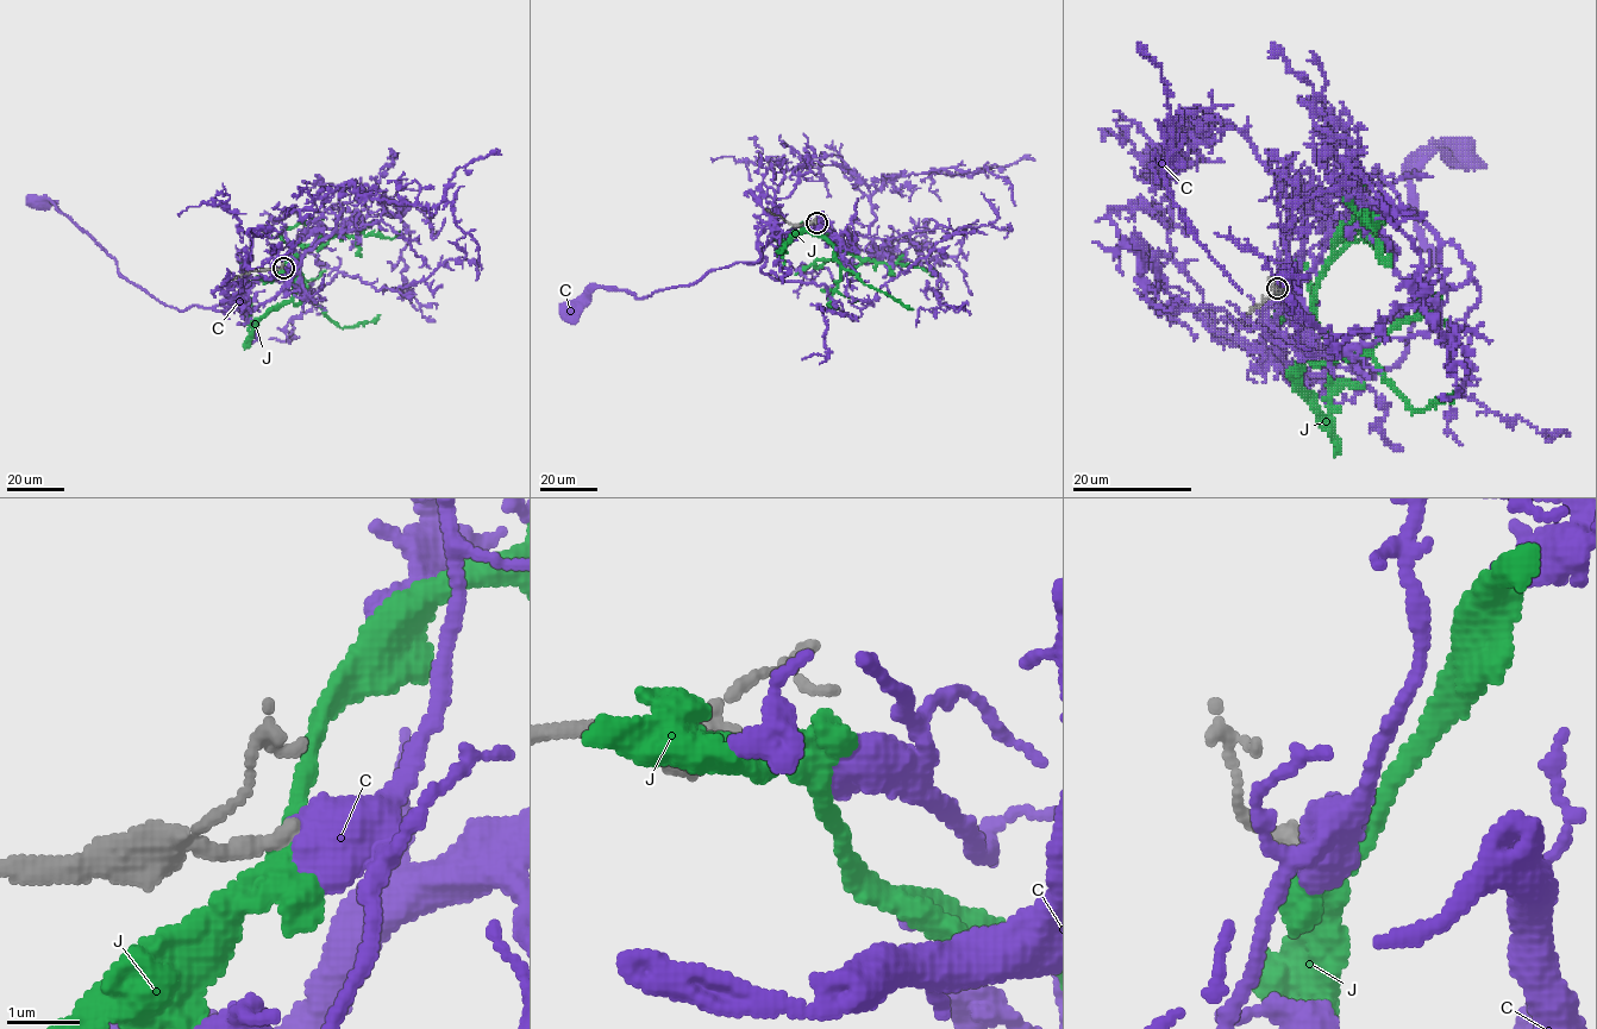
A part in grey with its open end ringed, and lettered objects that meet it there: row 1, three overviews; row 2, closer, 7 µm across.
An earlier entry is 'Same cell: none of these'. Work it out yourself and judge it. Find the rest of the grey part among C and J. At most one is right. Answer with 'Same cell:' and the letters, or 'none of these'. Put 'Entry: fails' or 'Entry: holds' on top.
Entry: holds
Same cell: none of these

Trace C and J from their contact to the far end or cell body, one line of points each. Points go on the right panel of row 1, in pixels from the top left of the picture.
C: (1279, 289), (1263, 315), (1292, 293), (1298, 331), (1358, 370), (1397, 362), (1433, 261), (1410, 177), (1455, 149)
J: (1279, 290), (1279, 311), (1302, 307), (1328, 349), (1331, 426), (1296, 375), (1317, 275), (1342, 227), (1388, 219)

